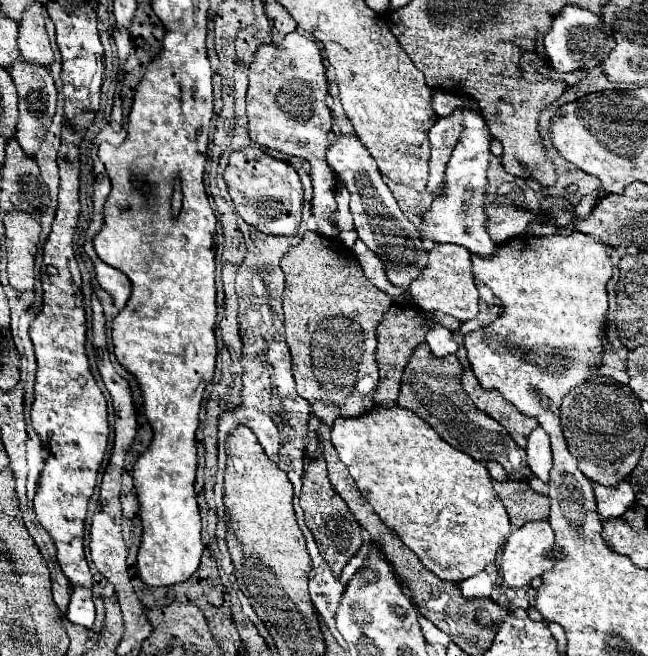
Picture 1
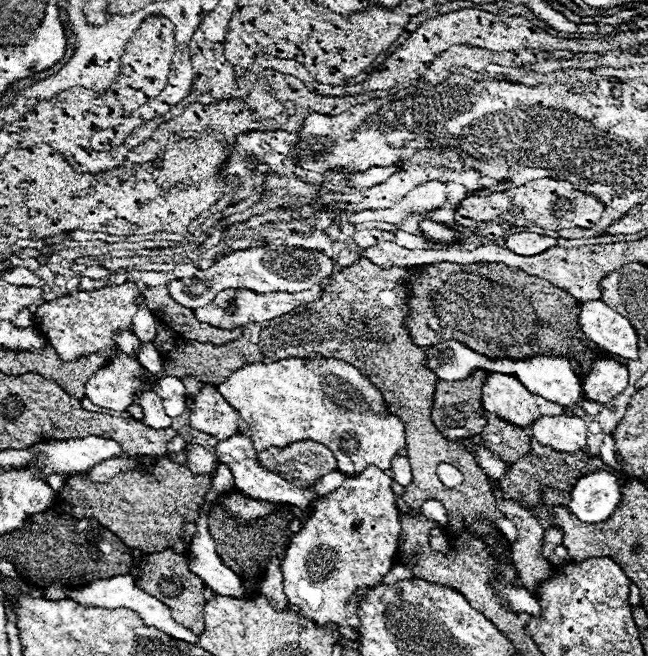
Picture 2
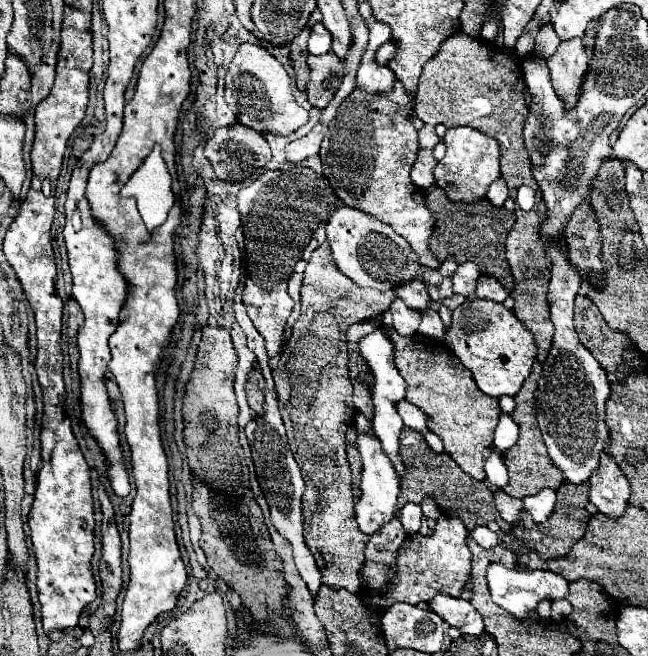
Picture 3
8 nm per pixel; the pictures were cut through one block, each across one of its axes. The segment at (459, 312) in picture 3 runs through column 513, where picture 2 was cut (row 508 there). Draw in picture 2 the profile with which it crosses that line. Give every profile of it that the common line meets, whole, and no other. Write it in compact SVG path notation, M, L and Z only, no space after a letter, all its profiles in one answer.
M366 466L364 472L346 480L334 492L322 496L322 500L312 502L312 514L304 522L302 530L290 538L290 546L282 562L284 592L286 592L290 608L298 610L302 616L308 616L310 620L316 620L318 624L336 622L336 626L346 624L350 628L356 628L358 626L356 608L358 608L358 600L364 594L358 592L356 600L352 600L350 604L348 604L348 598L360 586L374 588L380 584L380 576L394 566L400 532L402 528L398 520L398 510L394 504L392 478L376 466Z

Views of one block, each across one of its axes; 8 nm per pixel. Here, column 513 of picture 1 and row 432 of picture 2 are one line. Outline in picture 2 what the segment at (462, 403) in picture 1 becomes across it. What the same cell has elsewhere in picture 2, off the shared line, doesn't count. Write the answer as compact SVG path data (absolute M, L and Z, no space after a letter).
M476 370L472 376L466 380L456 380L456 382L446 382L438 380L436 384L436 394L434 394L434 408L432 408L432 424L442 436L448 436L448 440L458 442L464 438L472 438L482 432L486 420L484 420L484 408L480 402L480 388L484 386L486 372Z

